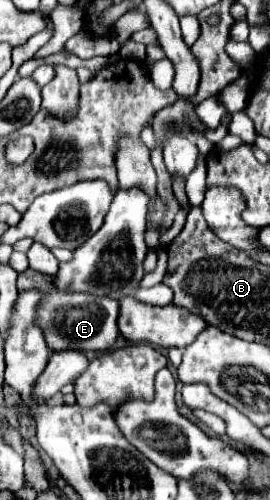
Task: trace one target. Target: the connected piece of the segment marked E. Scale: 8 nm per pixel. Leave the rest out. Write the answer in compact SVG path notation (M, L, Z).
M33 242L33 246L27 252L29 258L29 270L21 272L17 278L17 290L41 290L45 298L39 302L39 308L35 312L35 326L41 328L49 352L63 352L63 350L77 350L77 352L107 352L115 344L119 330L117 330L117 312L119 302L107 296L93 296L83 292L59 292L55 286L55 276L59 260L53 256L51 248L47 248L41 242Z

